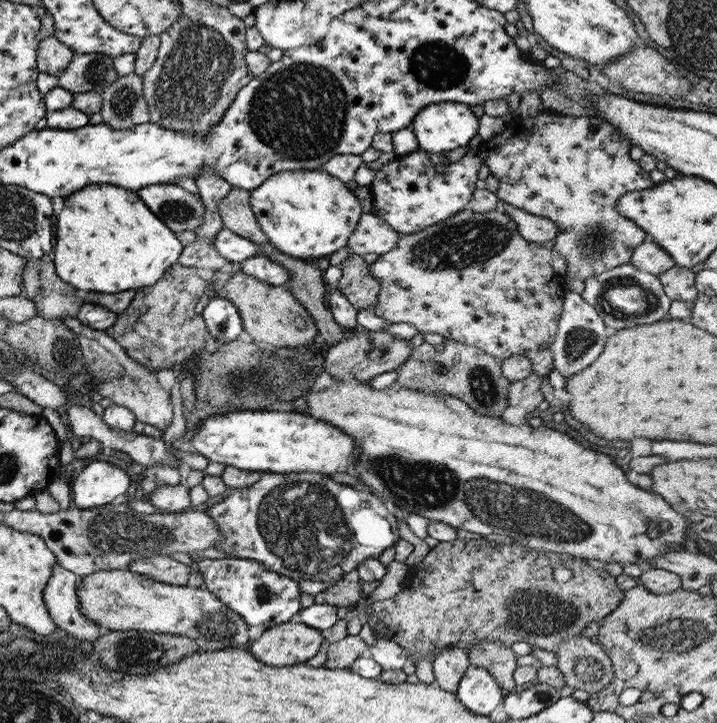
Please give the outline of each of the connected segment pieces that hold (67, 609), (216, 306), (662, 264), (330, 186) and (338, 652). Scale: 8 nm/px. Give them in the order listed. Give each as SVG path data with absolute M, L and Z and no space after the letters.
M55 562L51 578L43 587L42 599L49 618L79 642L95 642L104 629L87 620L78 609L75 589L79 579Z
M215 297L209 299L200 314L209 336L219 342L237 339L242 330L242 322L236 308L230 301Z
M644 239L628 262L637 270L660 275L674 265L674 260L655 242Z
M322 170L281 171L268 176L258 187L250 191L248 205L266 239L279 252L303 260L328 258L339 248L344 248L362 215L361 204L347 187L347 183Z
M346 635L329 645L322 666L328 669L347 669L357 657L366 654L366 650L365 642L358 635Z

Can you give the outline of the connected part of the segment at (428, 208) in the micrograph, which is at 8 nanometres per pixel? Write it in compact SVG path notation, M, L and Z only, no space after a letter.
M468 147L460 160L444 167L445 172L431 172L429 178L423 178L425 164L427 168L433 166L429 155L420 148L411 154L399 155L399 158L393 156L391 161L376 170L377 178L368 185L372 196L371 212L383 219L396 233L407 235L419 232L466 208L471 193L476 189L476 175L482 161L478 149Z

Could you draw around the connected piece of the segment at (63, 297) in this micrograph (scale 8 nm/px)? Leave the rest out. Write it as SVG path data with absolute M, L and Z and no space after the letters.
M45 255L41 258L24 258L24 267L21 277L22 296L33 301L36 314L45 319L63 319L66 316L75 317L83 300L75 296L76 288L57 278L51 258Z

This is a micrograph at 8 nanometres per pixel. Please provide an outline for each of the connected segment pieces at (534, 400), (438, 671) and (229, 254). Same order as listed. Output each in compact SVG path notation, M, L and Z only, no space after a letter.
M529 373L529 376L518 381L513 381L508 386L508 406L520 406L527 412L537 409L543 402L543 394L539 391L541 379L537 373Z
M457 647L441 649L432 660L433 684L445 692L453 693L468 665L468 656L463 649Z
M224 226L212 238L212 245L219 253L219 256L230 262L241 262L247 257L263 255L258 246L250 240L227 230Z

